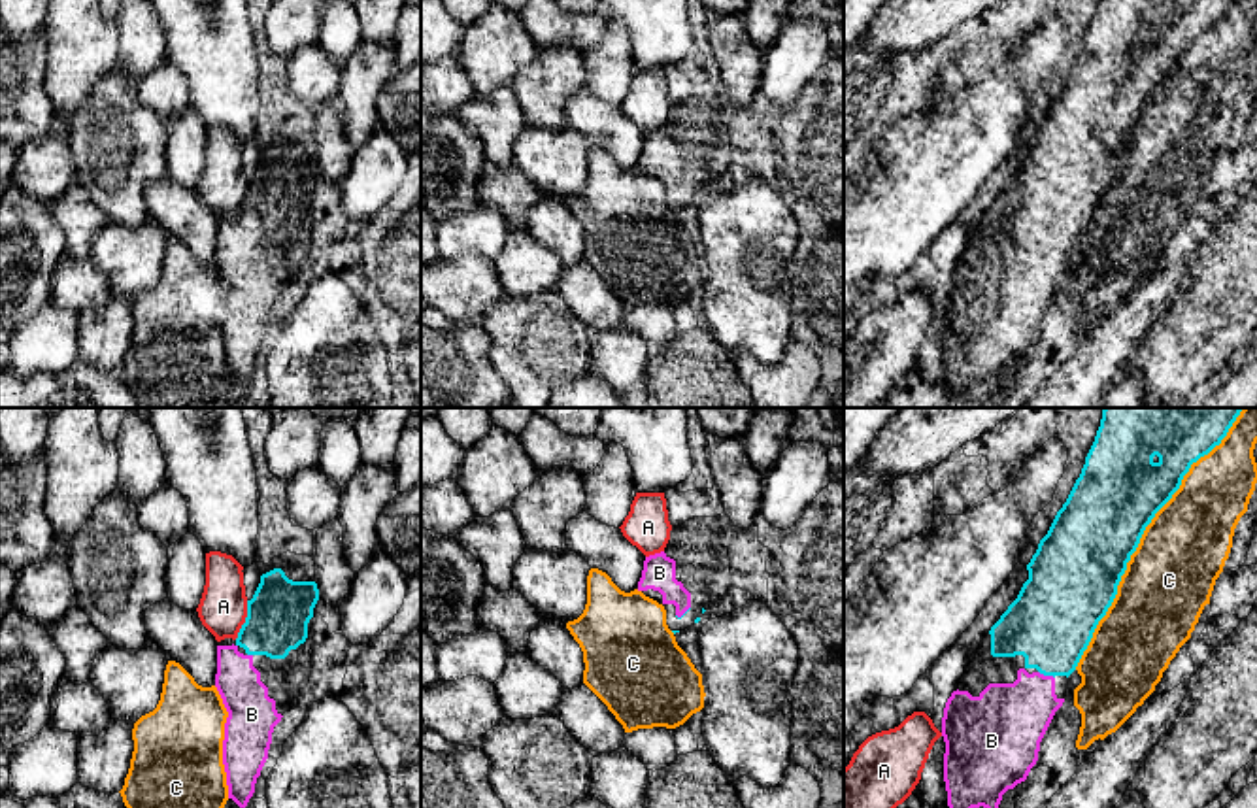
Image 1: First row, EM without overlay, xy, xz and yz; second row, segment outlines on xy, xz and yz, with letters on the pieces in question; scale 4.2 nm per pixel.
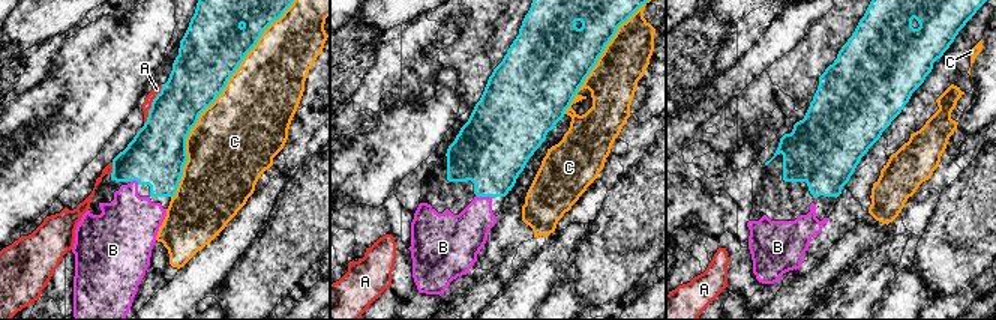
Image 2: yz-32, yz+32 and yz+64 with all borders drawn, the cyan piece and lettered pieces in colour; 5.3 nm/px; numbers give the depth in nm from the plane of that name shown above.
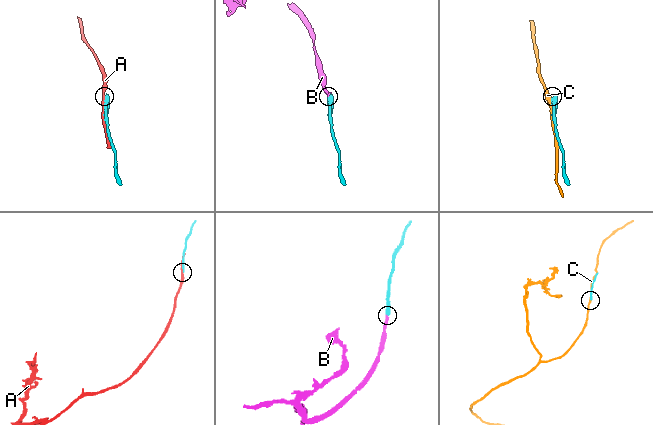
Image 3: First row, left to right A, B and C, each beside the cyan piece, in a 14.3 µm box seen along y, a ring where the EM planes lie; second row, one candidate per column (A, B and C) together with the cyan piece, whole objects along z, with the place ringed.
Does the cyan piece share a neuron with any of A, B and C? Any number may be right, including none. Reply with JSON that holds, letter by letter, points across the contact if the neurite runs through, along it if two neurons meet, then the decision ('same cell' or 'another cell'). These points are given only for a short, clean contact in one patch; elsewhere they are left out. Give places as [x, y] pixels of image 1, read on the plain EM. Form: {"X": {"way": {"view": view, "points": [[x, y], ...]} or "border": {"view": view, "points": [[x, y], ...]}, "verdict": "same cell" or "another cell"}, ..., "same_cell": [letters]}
{"A": {"verdict": "another cell"}, "B": {"way": {"view": "yz", "points": [[1052, 199], [1052, 233], [1046, 252], [1037, 269], [1008, 297]]}, "verdict": "same cell"}, "C": {"verdict": "another cell"}, "same_cell": ["B"]}

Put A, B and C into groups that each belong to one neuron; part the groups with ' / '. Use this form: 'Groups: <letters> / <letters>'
Groups: A / B / C

